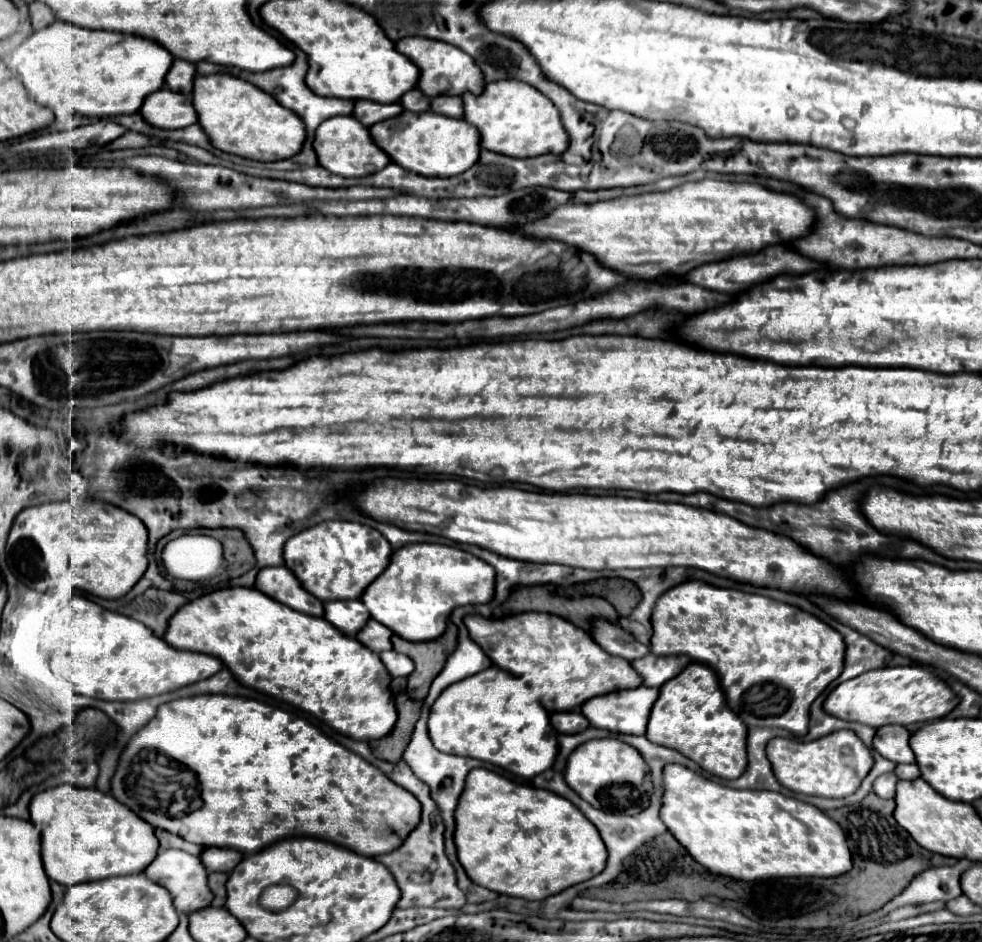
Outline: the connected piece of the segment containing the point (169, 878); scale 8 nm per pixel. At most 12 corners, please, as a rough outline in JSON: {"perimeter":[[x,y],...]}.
{"perimeter":[[159,850],[145,868],[179,912],[209,906],[207,872],[197,856]]}

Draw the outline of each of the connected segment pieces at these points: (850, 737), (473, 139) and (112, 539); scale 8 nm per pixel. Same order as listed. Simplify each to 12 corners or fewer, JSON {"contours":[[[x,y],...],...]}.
{"contours":[[[851,730],[773,738],[767,758],[789,790],[853,794],[873,766]],[[401,112],[369,128],[421,176],[455,176],[479,158],[479,132],[455,118]],[[93,498],[17,514],[15,578],[111,600],[147,570],[145,524]]]}

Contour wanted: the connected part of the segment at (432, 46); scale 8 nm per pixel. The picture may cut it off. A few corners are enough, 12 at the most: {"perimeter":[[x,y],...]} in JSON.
{"perimeter":[[423,36],[395,42],[421,70],[417,88],[481,94],[483,74],[463,50]]}

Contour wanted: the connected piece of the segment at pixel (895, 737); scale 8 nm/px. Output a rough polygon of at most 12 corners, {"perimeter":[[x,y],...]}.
{"perimeter":[[881,726],[873,748],[895,764],[915,762],[909,732]]}

